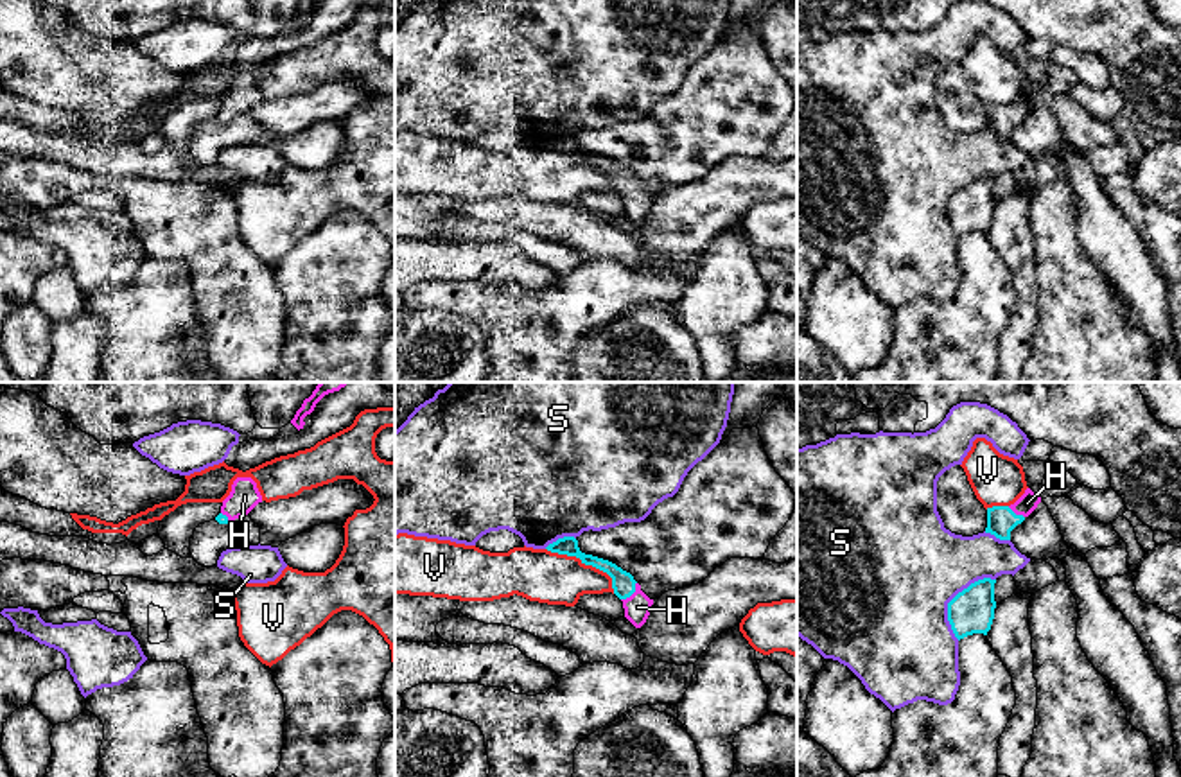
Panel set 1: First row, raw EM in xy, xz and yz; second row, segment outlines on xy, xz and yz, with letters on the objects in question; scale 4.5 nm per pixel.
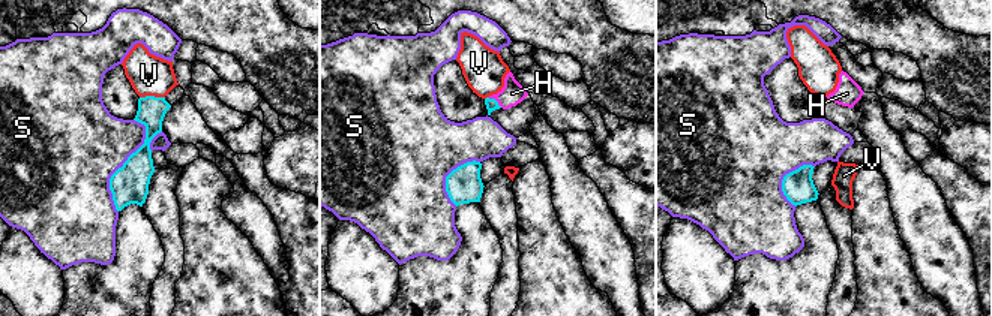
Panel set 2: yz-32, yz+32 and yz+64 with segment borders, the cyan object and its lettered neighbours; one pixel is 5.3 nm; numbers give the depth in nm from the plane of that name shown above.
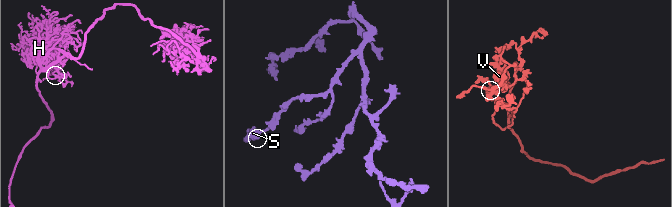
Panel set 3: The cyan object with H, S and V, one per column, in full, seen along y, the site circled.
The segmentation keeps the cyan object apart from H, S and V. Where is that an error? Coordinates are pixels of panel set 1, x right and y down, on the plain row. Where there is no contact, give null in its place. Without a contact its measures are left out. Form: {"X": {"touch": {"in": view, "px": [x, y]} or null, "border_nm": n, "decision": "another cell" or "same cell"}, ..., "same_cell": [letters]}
{"H": {"touch": {"in": "xz", "px": [632, 191]}, "border_nm": 110, "decision": "same cell"}, "S": {"touch": {"in": "yz", "px": [953, 196]}, "border_nm": 320, "decision": "another cell"}, "V": {"touch": {"in": "xz", "px": [586, 162]}, "border_nm": 380, "decision": "another cell"}, "same_cell": ["H"]}

